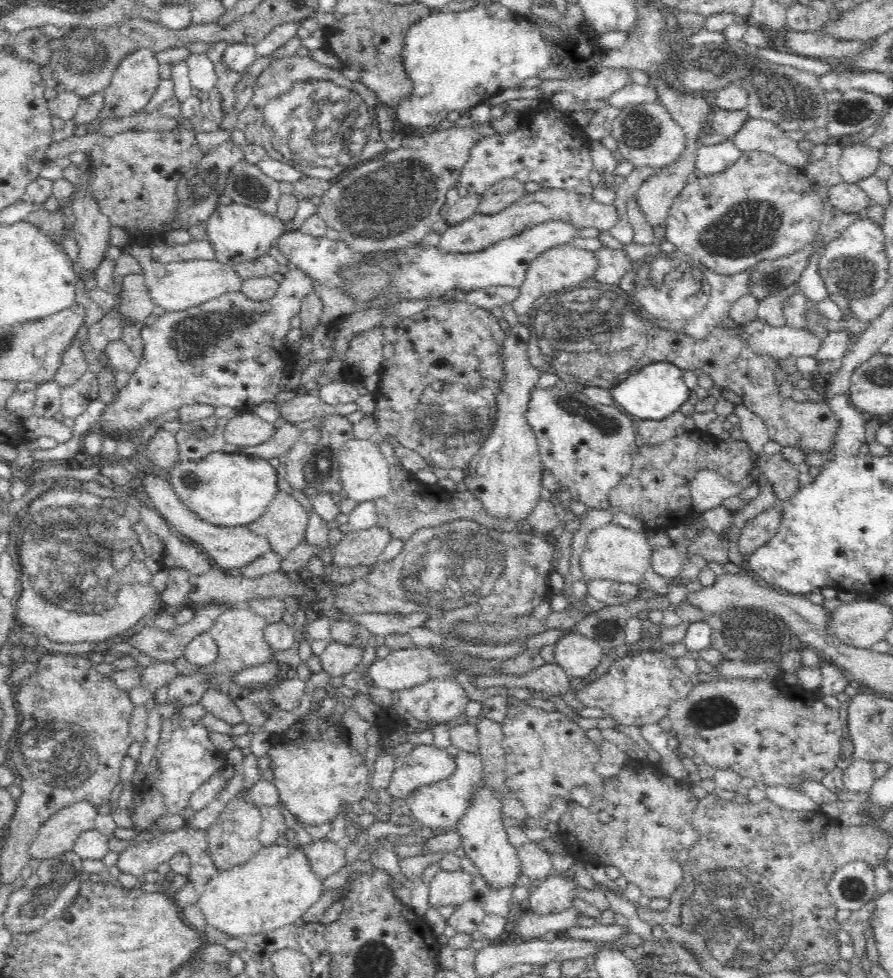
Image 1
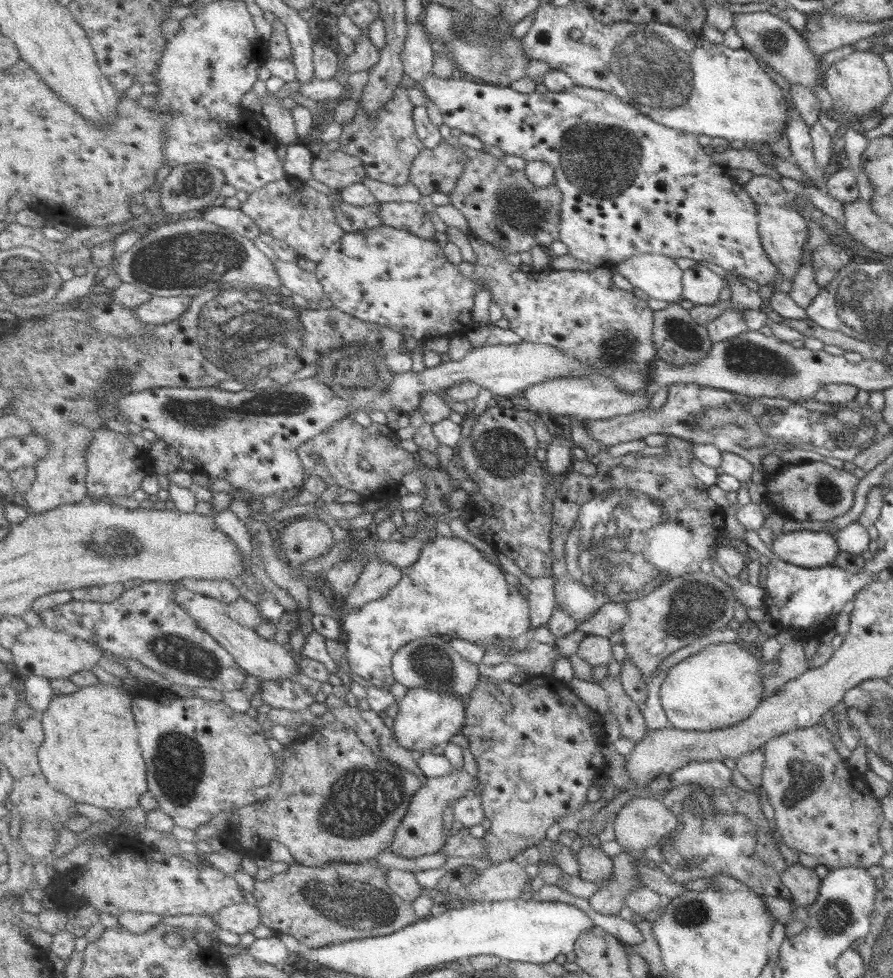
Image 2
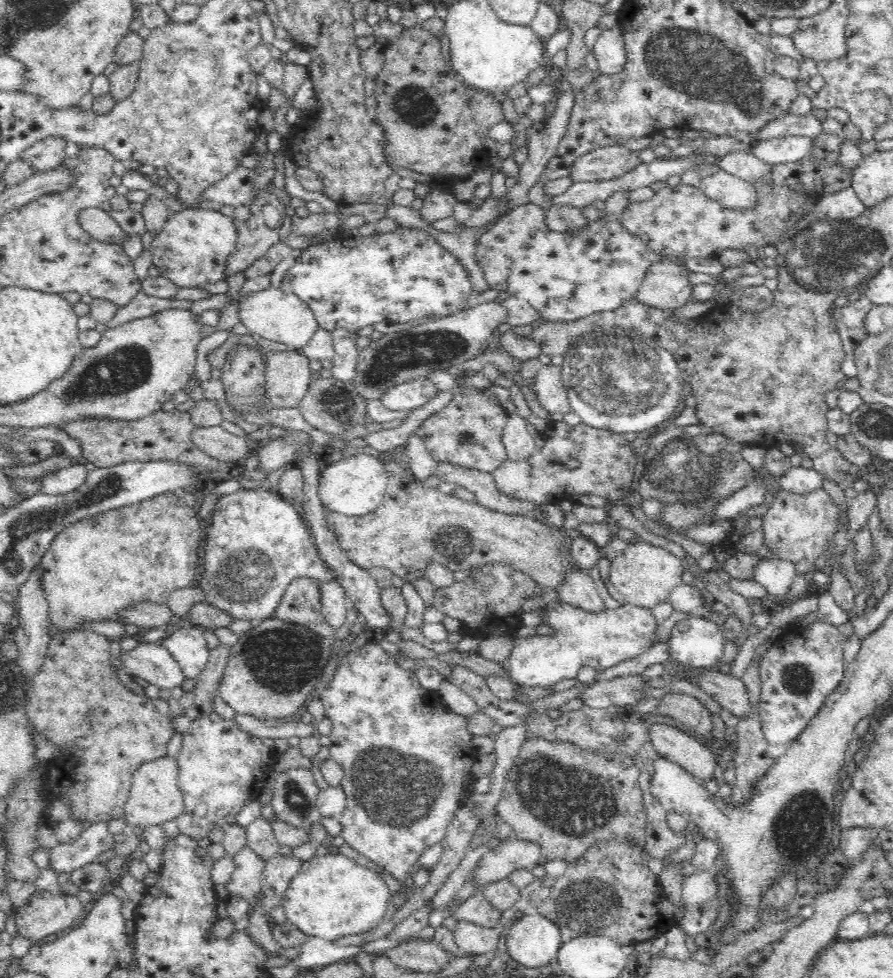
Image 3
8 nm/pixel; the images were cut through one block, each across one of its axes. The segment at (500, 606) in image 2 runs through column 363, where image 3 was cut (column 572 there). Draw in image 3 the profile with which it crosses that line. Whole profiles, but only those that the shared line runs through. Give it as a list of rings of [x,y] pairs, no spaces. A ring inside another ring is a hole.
[[[560,601],[555,607],[548,623],[556,632],[551,636],[517,639],[514,656],[503,665],[518,684],[548,686],[564,678],[576,678],[582,666],[594,666],[597,671],[614,666],[647,651],[658,630],[651,608],[630,603],[600,615],[586,613]]]

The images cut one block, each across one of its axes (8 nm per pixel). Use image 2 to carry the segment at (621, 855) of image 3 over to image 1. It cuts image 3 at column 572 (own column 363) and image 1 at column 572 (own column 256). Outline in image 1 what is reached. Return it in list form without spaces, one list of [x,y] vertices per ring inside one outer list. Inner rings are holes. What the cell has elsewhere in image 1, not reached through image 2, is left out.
[[[558,873],[538,880],[529,890],[528,904],[534,915],[544,916],[562,912],[572,904],[574,884]]]

